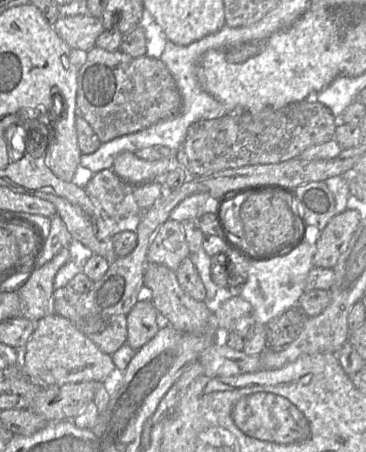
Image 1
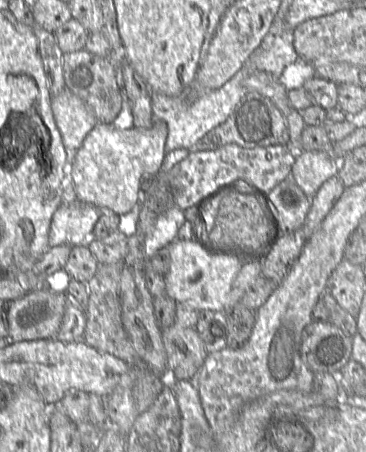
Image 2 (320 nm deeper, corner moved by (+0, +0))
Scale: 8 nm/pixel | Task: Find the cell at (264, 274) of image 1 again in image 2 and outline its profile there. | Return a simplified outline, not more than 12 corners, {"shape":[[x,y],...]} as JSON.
{"shape":[[197,243],[167,246],[165,294],[225,313],[242,264]]}

